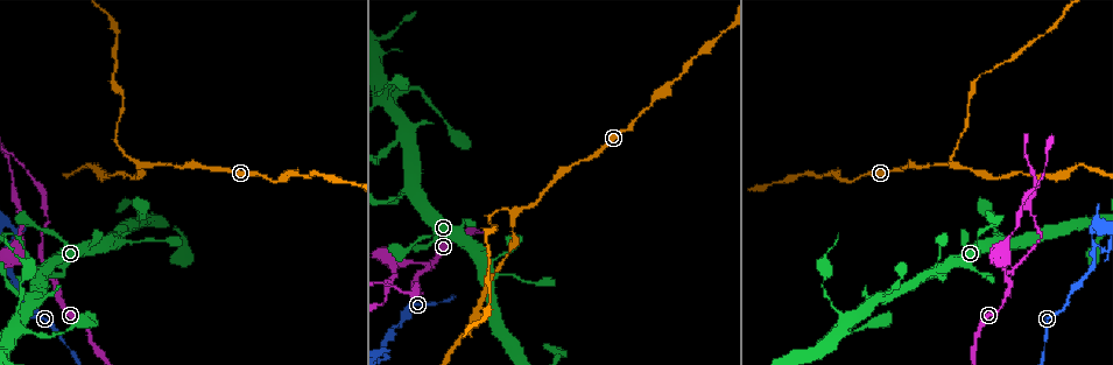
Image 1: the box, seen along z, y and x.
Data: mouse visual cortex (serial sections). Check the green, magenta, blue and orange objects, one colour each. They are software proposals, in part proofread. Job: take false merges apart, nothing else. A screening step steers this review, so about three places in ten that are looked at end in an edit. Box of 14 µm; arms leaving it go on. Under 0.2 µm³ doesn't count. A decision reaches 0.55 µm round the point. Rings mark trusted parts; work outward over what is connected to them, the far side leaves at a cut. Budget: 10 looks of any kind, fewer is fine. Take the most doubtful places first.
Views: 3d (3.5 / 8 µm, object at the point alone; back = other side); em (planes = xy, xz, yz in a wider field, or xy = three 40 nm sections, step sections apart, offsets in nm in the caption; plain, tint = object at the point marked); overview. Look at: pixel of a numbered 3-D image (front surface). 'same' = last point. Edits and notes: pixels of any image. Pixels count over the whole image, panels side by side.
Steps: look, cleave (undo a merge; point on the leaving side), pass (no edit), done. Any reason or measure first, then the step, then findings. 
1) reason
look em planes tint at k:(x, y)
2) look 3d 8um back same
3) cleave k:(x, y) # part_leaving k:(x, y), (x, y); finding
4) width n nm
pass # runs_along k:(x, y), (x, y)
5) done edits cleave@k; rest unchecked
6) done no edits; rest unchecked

three arms meet
look 3d 3.5um at 1:(385, 353)

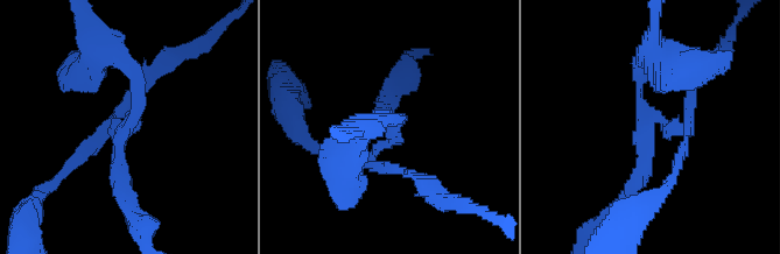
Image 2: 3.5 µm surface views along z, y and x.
arms 3; arm_widths 150, 150, 250 nm
look em xy step 2 tint at 2:(645, 124)

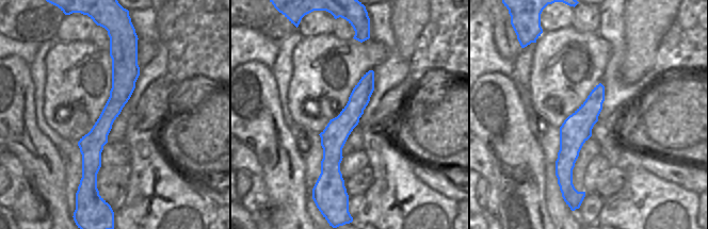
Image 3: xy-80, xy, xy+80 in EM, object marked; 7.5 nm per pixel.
look em xy step 1 tint same

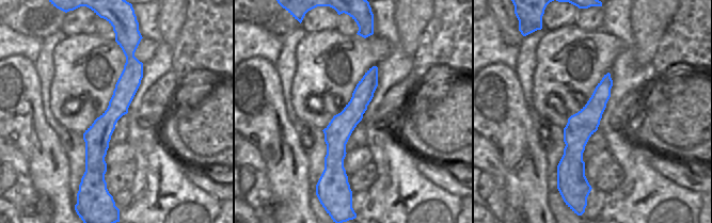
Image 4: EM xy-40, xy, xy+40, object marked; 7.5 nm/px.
cleave 2:(77, 155) # part_leaving 2:(372, 162), (408, 177), (433, 177); a second cell is stuck on

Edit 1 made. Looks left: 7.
redraw
look overview

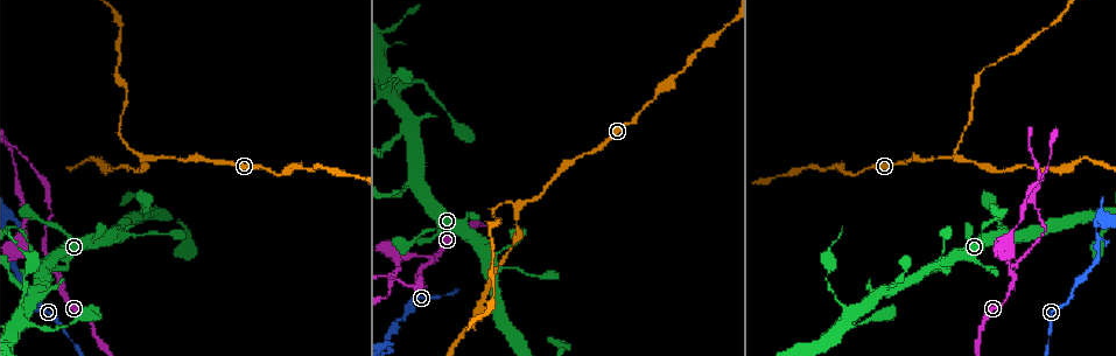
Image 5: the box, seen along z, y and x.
branch point
look 3d 8um back at 5:(1011, 277)

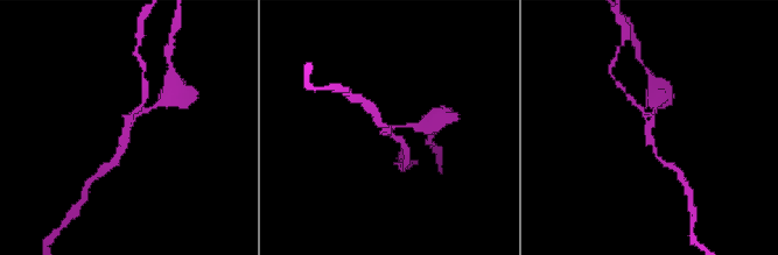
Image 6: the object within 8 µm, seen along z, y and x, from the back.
now the EM
look em xy step 3 tint at 6:(127, 126)

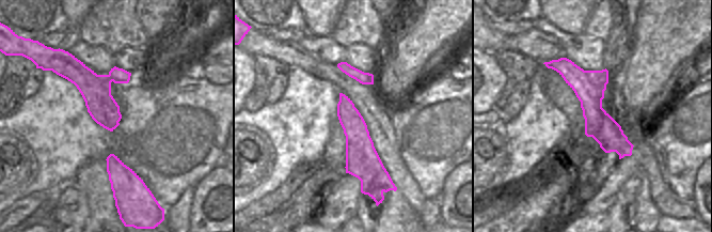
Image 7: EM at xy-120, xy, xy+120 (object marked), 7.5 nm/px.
cleave 6:(416, 127) # part_leaving 6:(392, 128), (430, 125); two cells meet here

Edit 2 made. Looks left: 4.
look 3d 3.5um at 5:(521, 202)

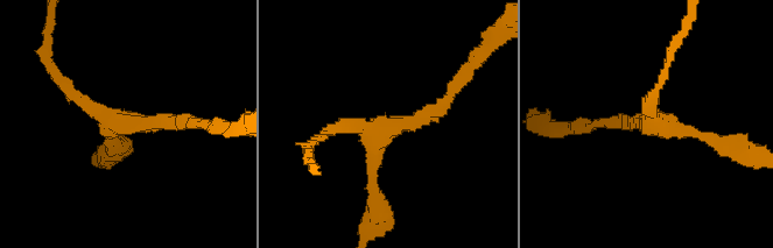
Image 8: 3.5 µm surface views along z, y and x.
arms 3; arm_widths 150, 150, 200 nm
look em xy step 1 tint at 8:(121, 122)

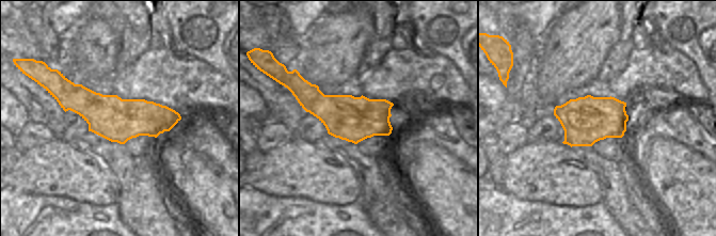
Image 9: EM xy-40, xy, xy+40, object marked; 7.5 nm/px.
pass # runs_along 9:(54, 93), (111, 118), (177, 118); continuous, no second cell

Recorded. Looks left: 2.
done edits cleave@2, cleave@6; rest unchecked

